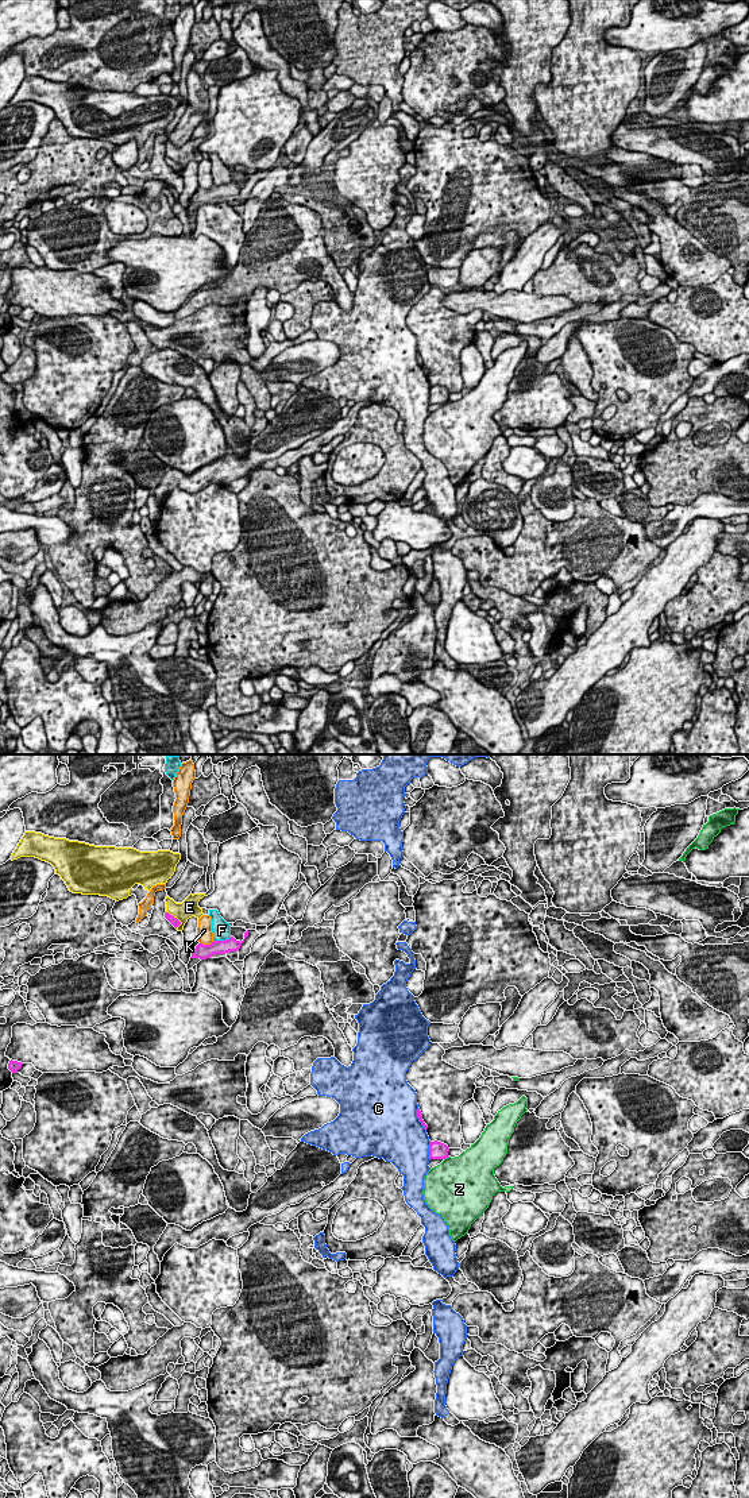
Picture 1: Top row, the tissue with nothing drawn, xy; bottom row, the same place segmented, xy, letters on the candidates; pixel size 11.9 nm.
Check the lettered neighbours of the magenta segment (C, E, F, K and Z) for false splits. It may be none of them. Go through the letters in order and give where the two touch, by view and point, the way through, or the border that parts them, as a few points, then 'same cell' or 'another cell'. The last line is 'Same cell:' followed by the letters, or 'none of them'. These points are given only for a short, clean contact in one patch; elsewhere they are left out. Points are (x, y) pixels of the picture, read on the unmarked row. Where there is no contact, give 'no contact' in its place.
C: contact xy (429, 396); another cell
E: contact xy (176, 162); another cell
F: contact xy (222, 185); border xy (231, 181), (213, 184); another cell
K: contact xy (207, 189); another cell
Z: contact xy (446, 401); another cell
Same cell: none of them

